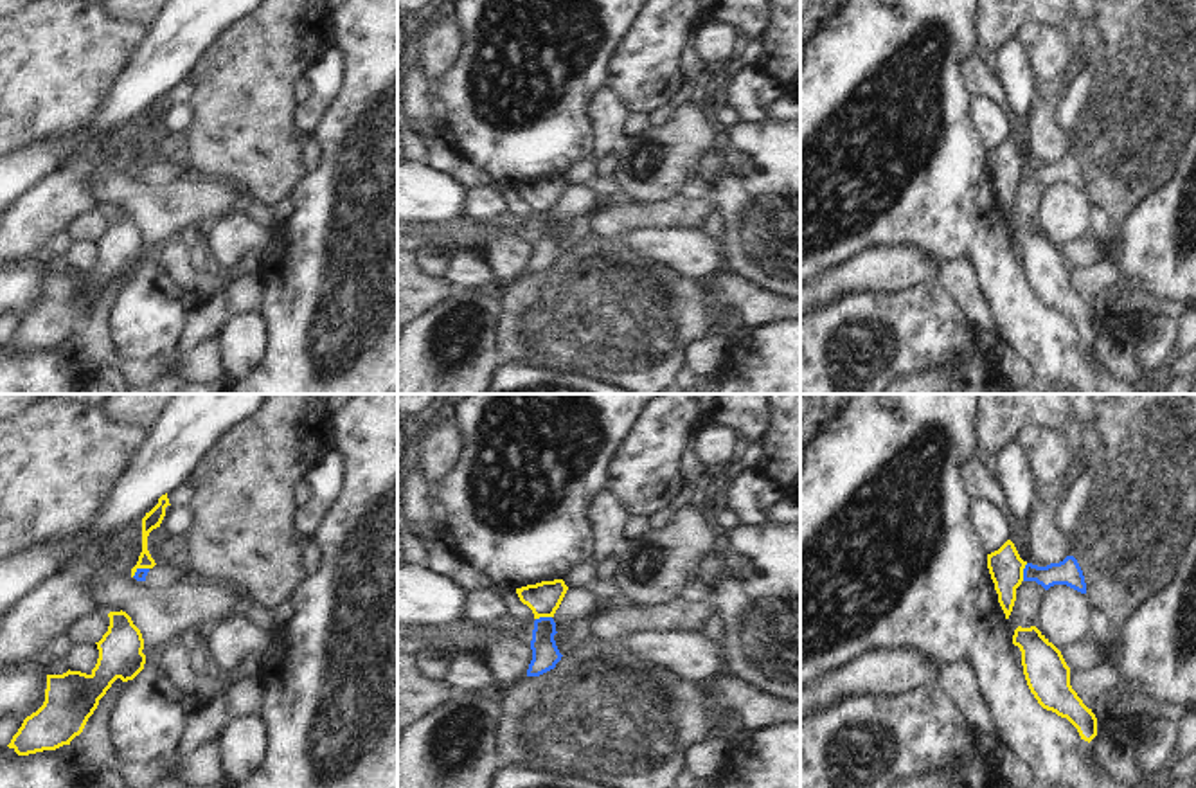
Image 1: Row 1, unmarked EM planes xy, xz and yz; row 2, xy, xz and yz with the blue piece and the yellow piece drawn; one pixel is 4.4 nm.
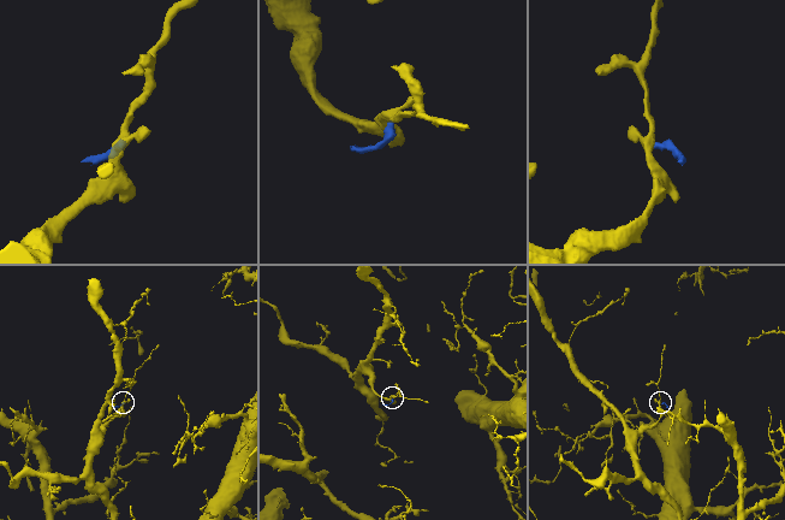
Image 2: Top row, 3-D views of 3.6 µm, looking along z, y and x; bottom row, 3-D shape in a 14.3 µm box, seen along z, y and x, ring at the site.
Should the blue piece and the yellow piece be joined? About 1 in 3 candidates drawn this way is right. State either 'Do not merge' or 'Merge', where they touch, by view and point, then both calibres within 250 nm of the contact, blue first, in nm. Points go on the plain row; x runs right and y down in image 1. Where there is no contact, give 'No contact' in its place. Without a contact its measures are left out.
Do not merge. Touches blue at yz (1024, 170). Thickness 120 nm (blue) against 160 nm.

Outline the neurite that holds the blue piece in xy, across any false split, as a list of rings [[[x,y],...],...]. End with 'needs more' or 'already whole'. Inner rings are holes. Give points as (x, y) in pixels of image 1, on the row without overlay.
[[[169,158],[158,160],[153,166],[137,166],[137,178],[146,178],[151,184],[165,184],[182,175],[192,175],[192,167],[189,164],[171,162]]] | needs more

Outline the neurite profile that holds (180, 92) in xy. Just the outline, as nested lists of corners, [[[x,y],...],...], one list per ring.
[[[189,72],[178,83],[167,88],[171,104],[189,101],[191,94],[192,94],[192,77]]]

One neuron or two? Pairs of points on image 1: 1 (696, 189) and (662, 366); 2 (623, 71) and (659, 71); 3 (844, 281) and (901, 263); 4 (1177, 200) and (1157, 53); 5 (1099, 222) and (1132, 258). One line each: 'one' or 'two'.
1: two
2: one
3: one
4: two
5: two

